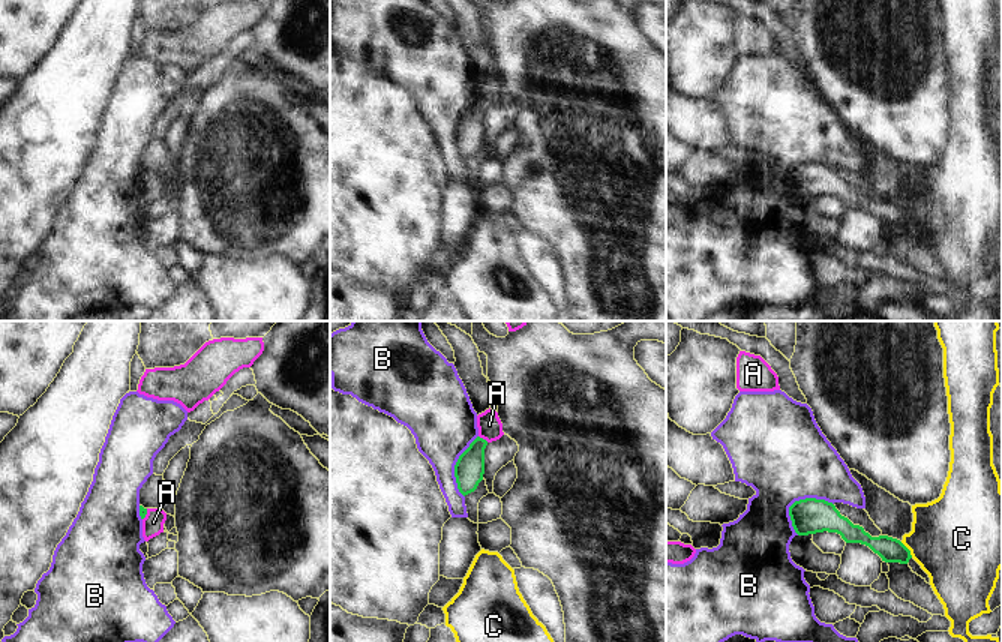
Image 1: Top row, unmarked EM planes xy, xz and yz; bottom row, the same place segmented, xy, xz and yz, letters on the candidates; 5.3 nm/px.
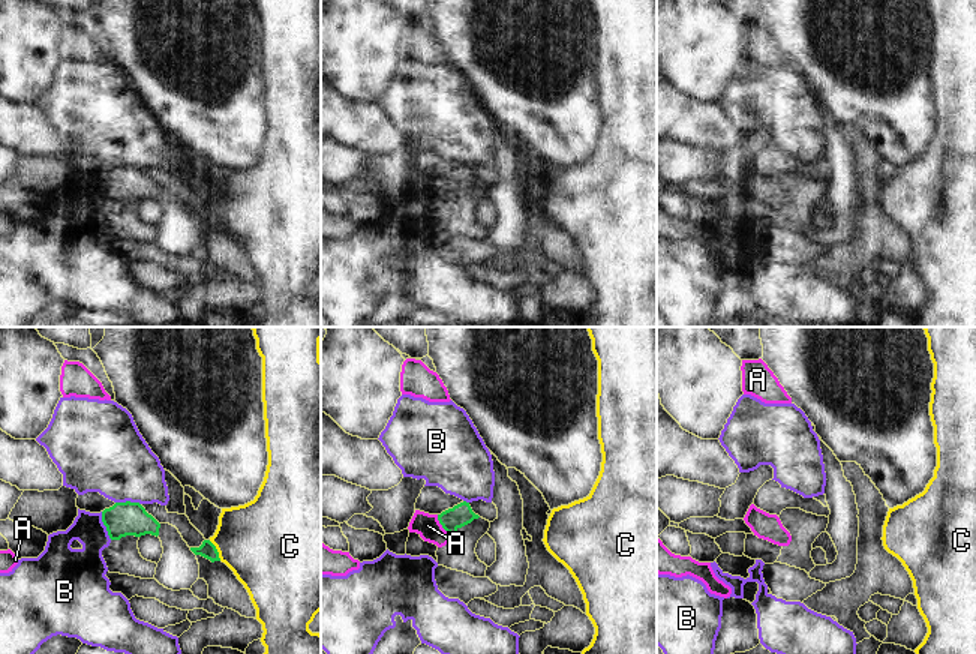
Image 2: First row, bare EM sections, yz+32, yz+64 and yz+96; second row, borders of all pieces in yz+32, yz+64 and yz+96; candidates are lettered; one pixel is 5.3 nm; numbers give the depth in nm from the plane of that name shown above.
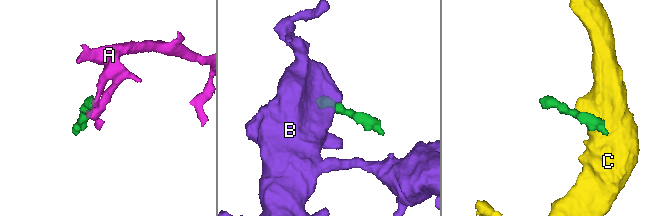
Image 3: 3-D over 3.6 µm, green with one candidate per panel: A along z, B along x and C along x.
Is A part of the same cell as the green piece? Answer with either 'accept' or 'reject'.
reject

